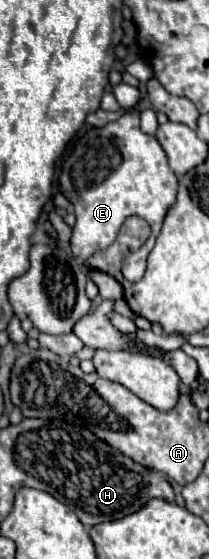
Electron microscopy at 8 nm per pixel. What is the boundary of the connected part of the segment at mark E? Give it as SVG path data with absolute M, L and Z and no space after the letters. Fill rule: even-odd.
M129 111L105 127L87 129L63 163L59 187L75 209L77 223L73 227L71 251L81 265L91 253L107 249L115 241L119 227L127 217L139 215L149 221L151 237L141 245L141 249L125 259L125 279L139 281L161 231L163 217L177 195L177 175L169 169L167 155L159 141L139 129L139 115Z

